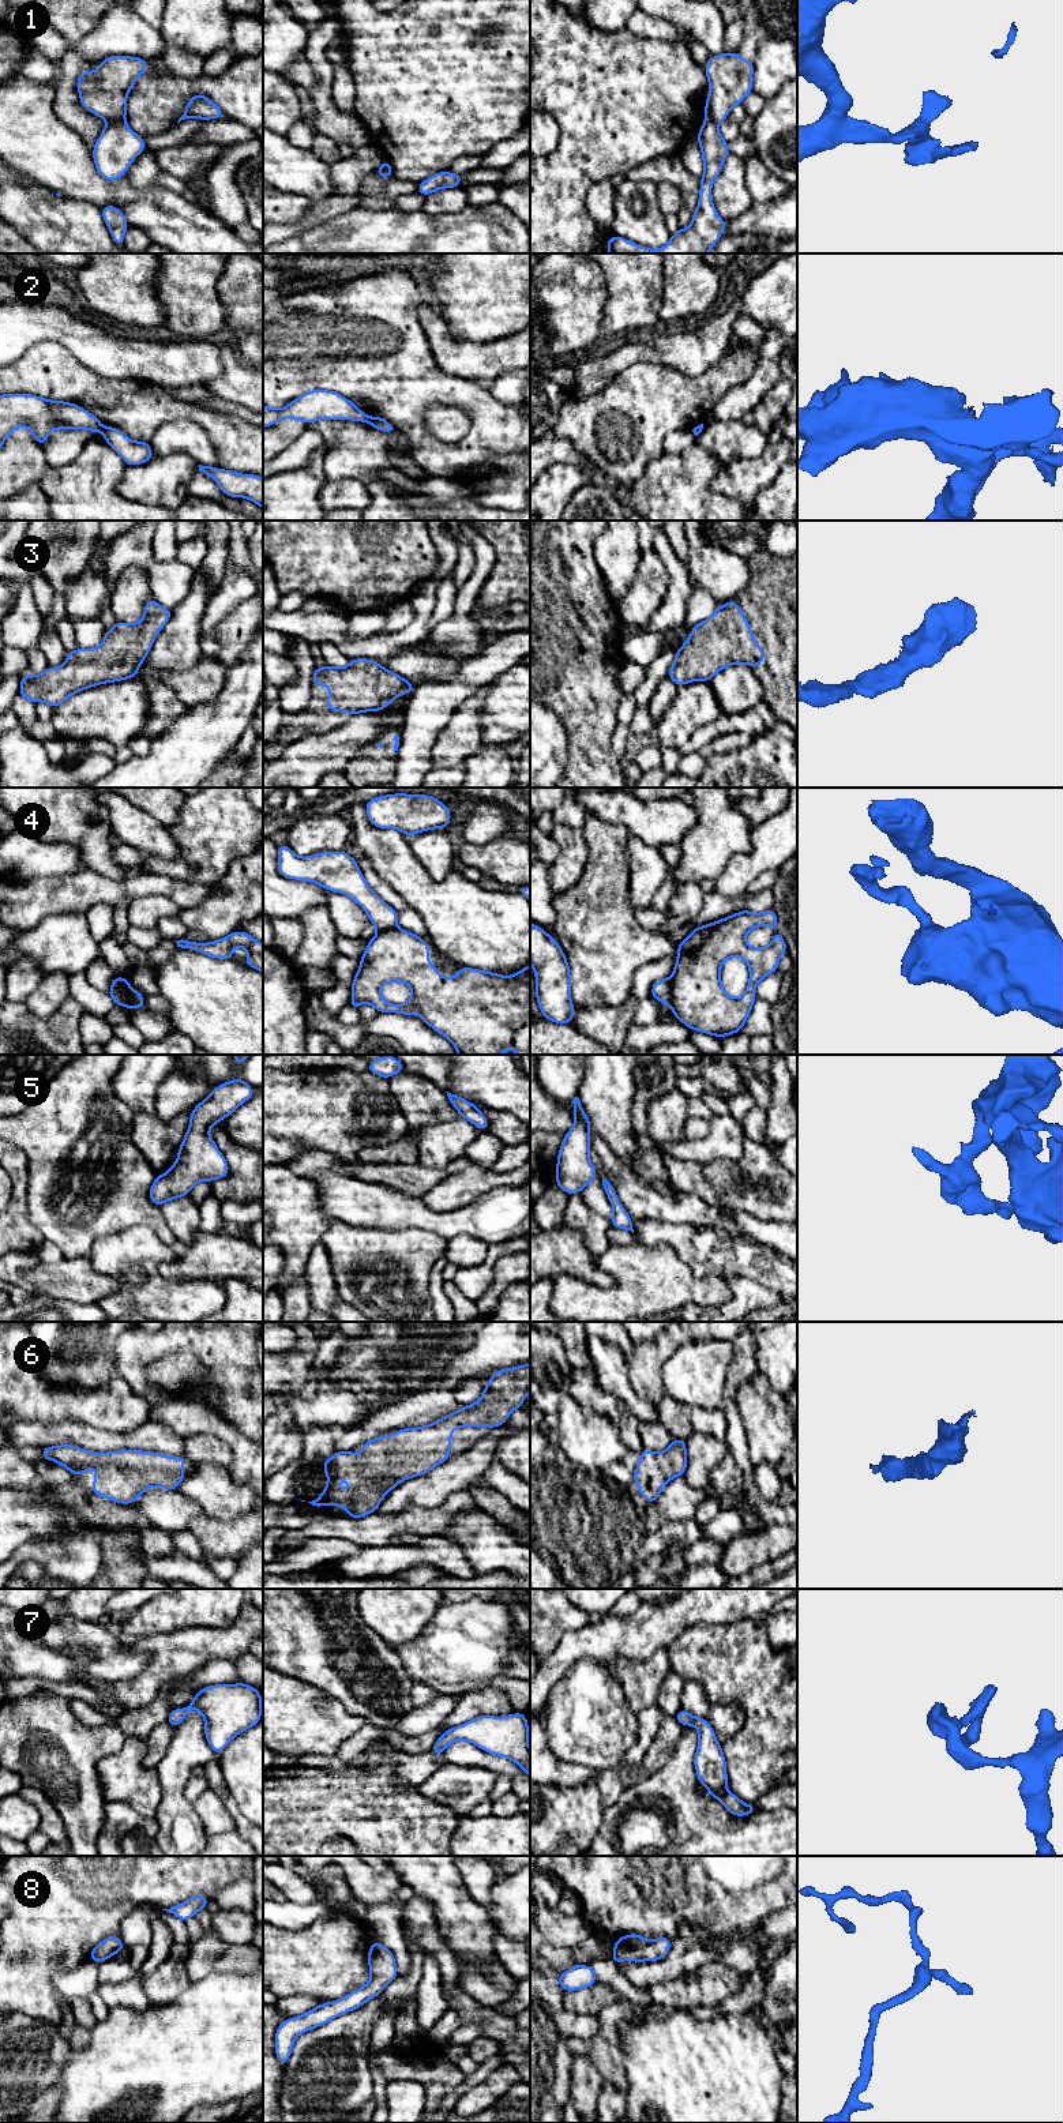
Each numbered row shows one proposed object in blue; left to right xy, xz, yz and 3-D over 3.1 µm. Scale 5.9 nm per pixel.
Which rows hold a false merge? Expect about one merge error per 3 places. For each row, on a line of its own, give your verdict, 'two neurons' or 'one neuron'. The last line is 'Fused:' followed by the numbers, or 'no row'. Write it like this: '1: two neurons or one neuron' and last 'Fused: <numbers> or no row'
1: two neurons
2: two neurons
3: one neuron
4: two neurons
5: one neuron
6: one neuron
7: one neuron
8: one neuron
Fused: 1, 2, 4

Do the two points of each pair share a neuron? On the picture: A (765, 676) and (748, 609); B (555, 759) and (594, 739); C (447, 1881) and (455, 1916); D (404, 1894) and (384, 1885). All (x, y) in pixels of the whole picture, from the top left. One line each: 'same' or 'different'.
A: same
B: different
C: same
D: different

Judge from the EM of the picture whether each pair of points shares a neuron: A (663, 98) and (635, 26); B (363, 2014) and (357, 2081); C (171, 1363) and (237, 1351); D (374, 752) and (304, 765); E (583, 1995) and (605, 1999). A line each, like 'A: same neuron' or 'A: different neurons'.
A: different neurons
B: same neuron
C: same neuron
D: different neurons
E: same neuron

